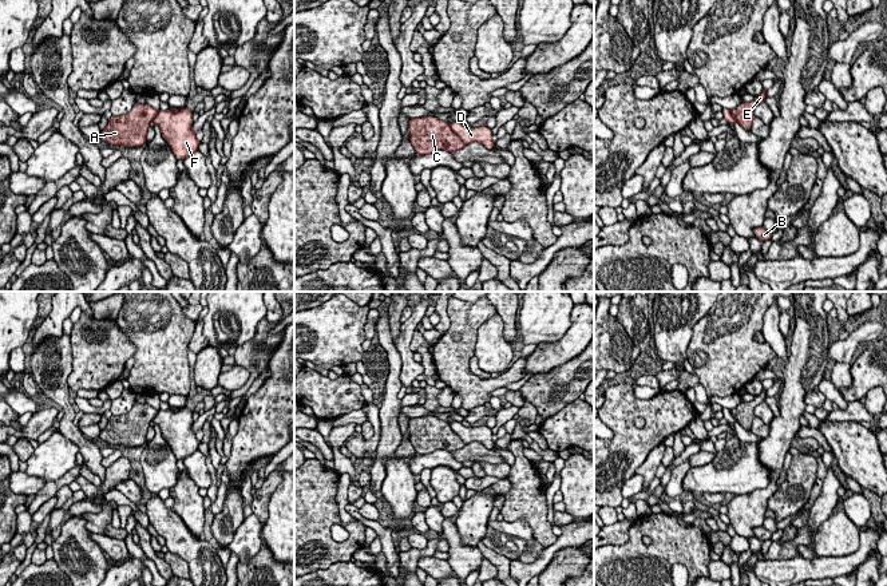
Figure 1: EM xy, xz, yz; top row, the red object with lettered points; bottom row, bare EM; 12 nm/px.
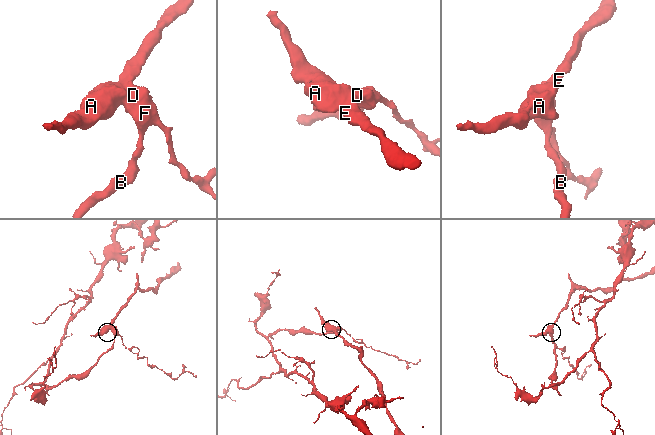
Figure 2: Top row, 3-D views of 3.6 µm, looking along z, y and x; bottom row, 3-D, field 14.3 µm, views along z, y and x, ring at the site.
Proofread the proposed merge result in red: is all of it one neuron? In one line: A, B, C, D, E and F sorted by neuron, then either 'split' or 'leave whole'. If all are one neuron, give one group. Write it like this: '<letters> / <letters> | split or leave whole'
A C E / B D F | split

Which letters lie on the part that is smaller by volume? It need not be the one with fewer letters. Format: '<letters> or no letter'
A, C, E

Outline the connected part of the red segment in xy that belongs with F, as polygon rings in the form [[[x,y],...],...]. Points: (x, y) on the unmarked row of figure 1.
[[[181,407],[167,411],[158,409],[158,413],[153,419],[159,425],[161,432],[166,443],[170,446],[177,460],[186,459],[195,451],[201,440],[197,439],[193,427],[193,411],[187,407]]]

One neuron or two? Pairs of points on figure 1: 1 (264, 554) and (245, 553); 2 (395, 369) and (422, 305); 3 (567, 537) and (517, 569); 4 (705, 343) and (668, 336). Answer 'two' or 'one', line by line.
1: two
2: two
3: one
4: two

